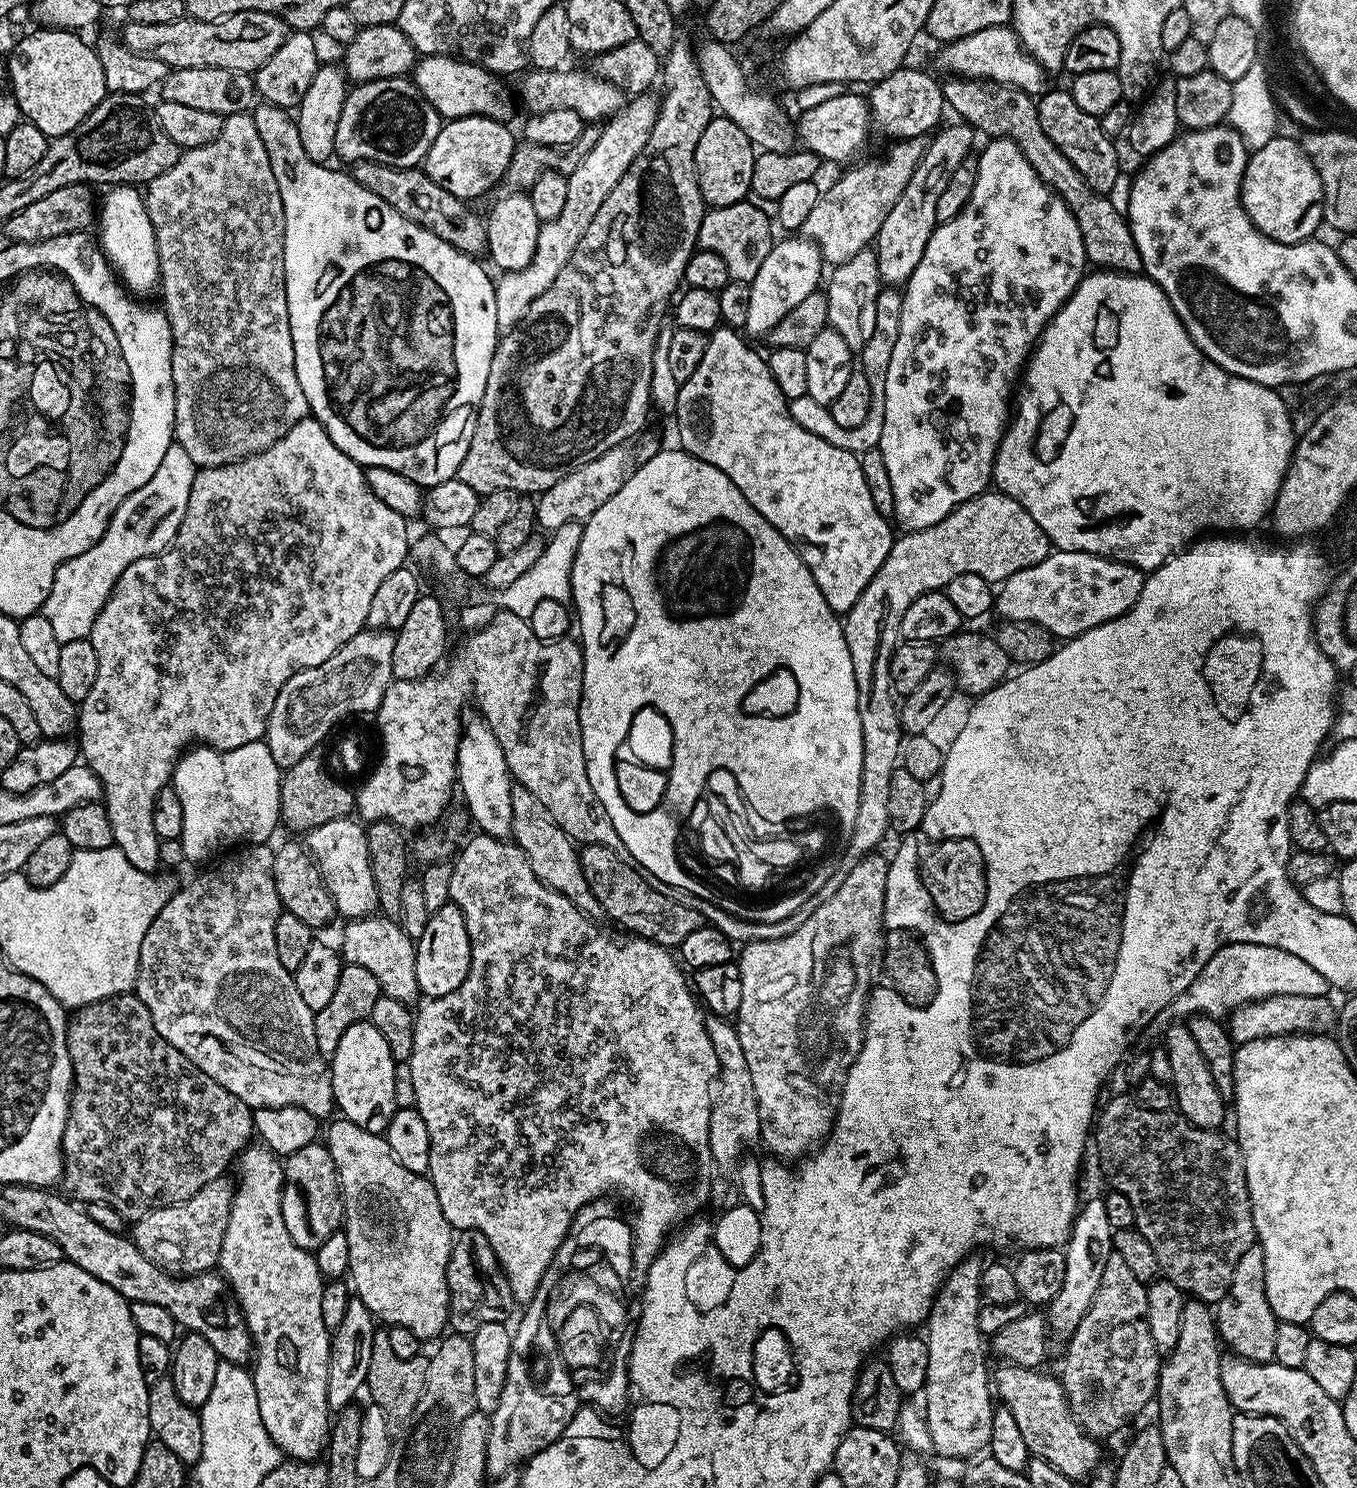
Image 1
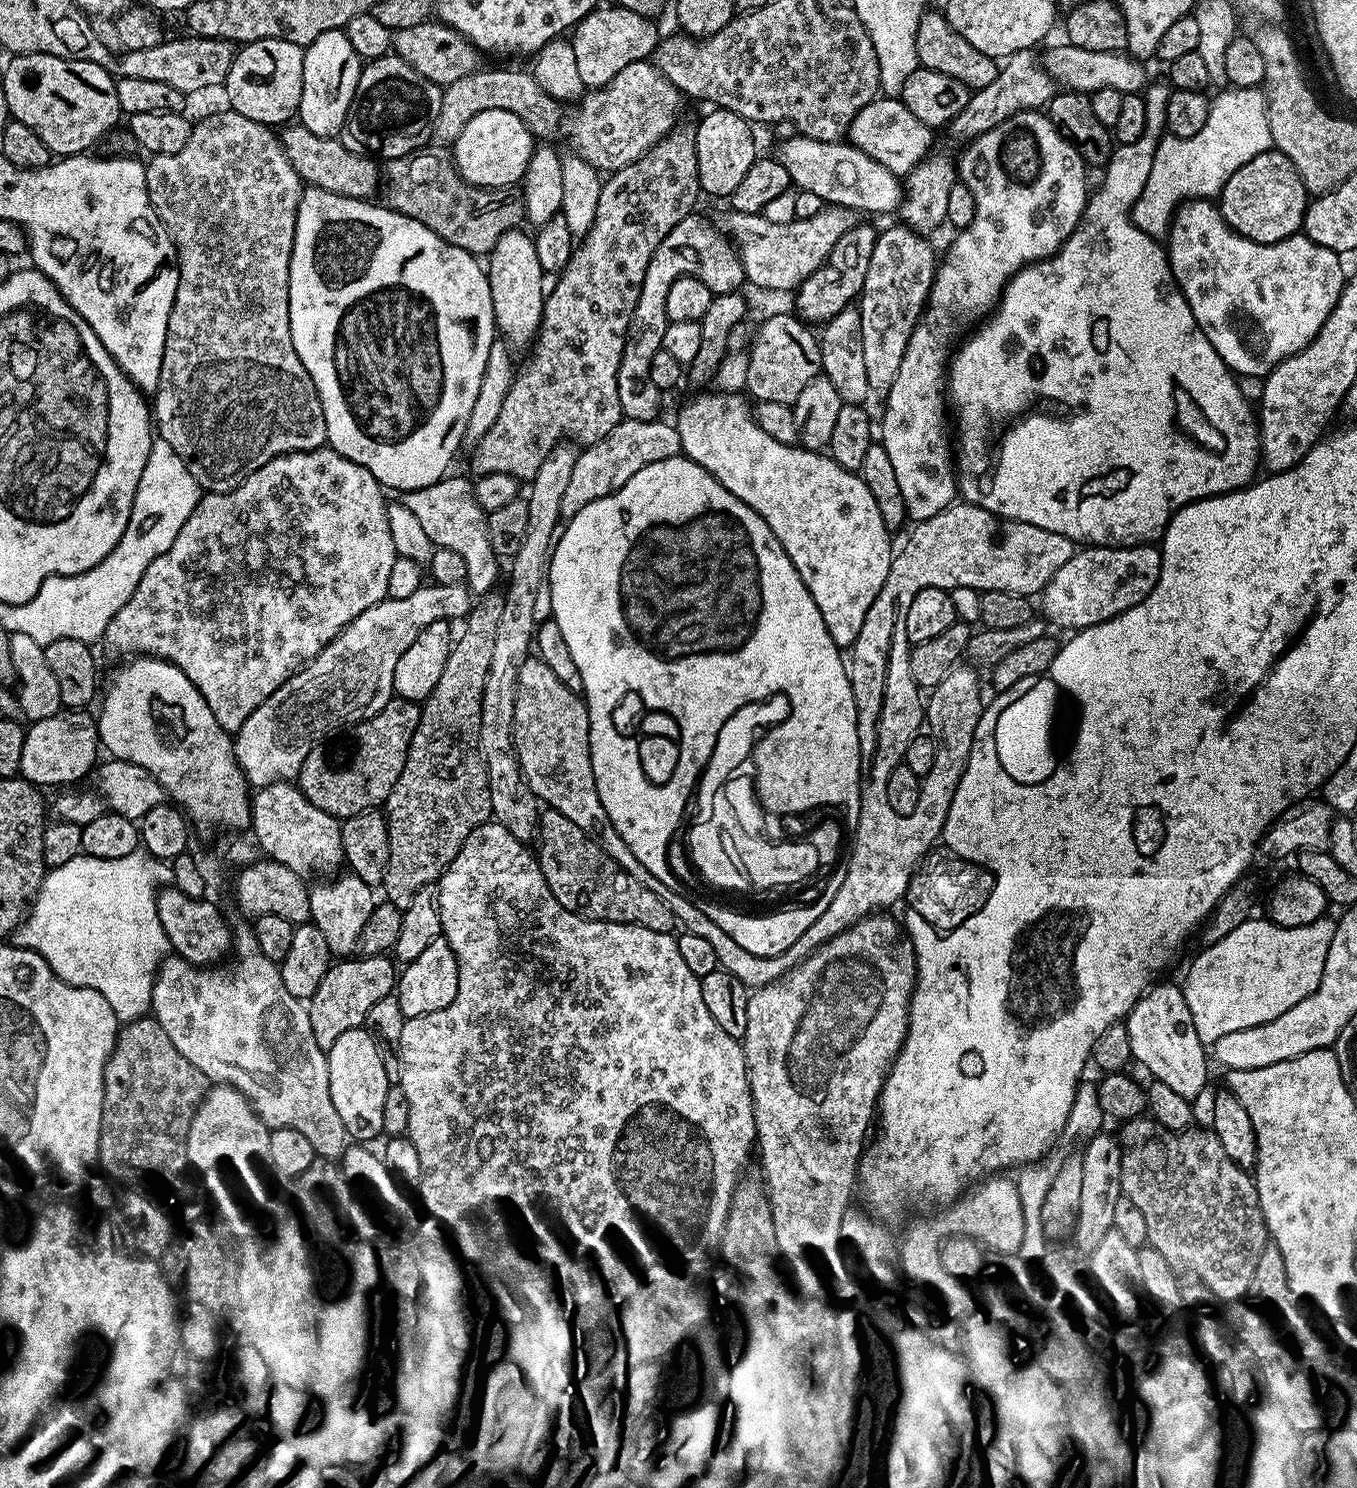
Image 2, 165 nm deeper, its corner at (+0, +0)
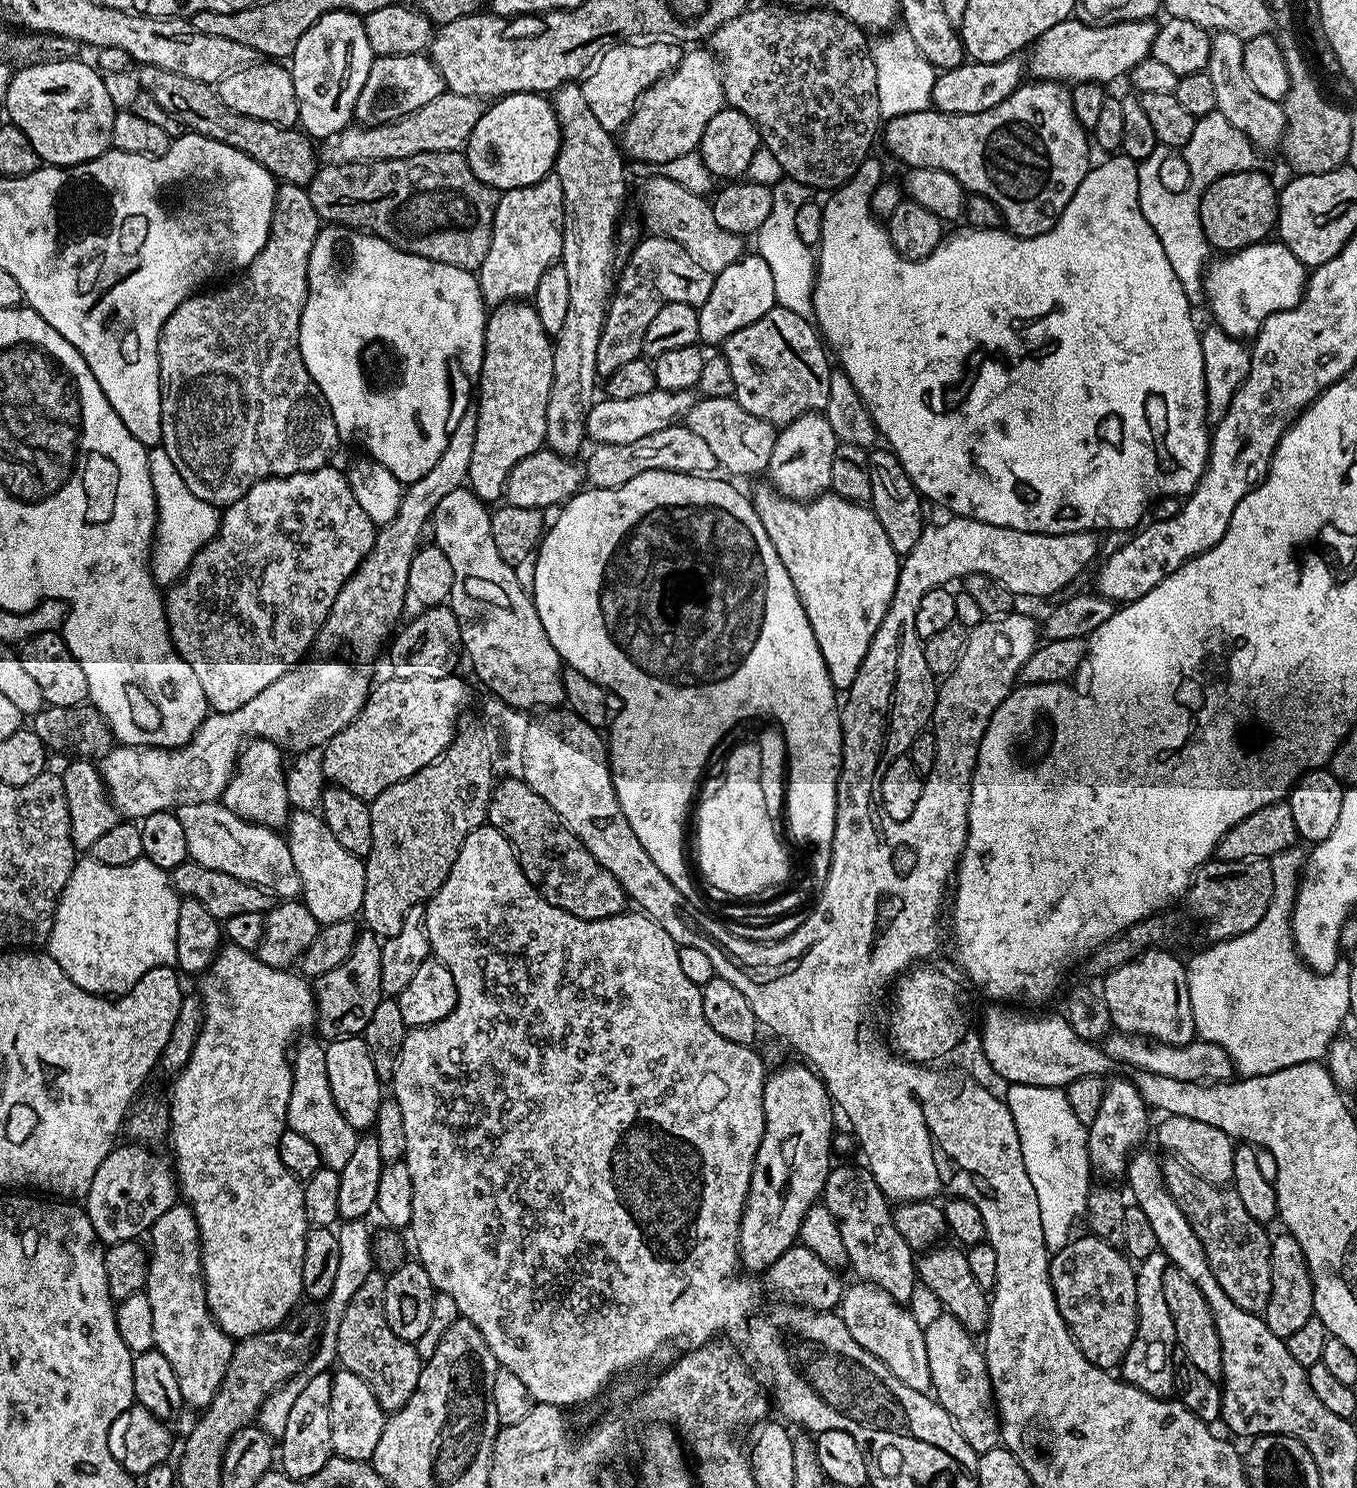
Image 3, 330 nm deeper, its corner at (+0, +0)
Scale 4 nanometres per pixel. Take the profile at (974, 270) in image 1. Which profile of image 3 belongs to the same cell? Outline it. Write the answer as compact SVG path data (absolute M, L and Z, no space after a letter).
M1055 80L1021 83L1010 98L978 114L946 114L929 110L895 116L883 125L882 144L883 140L902 163L908 164L909 169L946 170L954 174L969 193L990 198L1003 214L1007 231L1015 236L1046 234L1046 230L1054 227L1090 167L1090 136L1074 114L1072 88Z

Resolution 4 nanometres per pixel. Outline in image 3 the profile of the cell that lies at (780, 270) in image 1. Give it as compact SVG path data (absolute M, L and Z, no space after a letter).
M692 390L677 392L661 392L642 394L639 398L618 398L609 400L600 398L595 401L590 414L584 423L587 439L593 445L625 444L638 442L638 438L646 438L646 434L654 434L654 430L666 430L672 424L679 424L697 402L698 396Z

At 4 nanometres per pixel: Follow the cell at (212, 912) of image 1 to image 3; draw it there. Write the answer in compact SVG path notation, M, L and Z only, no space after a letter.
M319 1039L302 1040L295 1045L294 1055L291 1057L292 1089L288 1099L287 1127L298 1134L306 1134L306 1138L310 1138L314 1146L318 1146L323 1167L339 1170L353 1156L358 1132L348 1125L346 1118L342 1118L334 1102L330 1078L326 1074L325 1045Z

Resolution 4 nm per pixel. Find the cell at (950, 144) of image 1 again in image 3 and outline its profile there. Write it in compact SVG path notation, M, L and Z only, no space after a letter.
M1069 18L1058 22L1058 26L1050 26L1037 38L1034 47L1031 49L1032 57L1029 55L1026 60L1026 72L1033 81L1055 80L1057 82L1071 82L1073 85L1094 82L1095 84L1111 85L1111 80L1119 76L1127 77L1133 68L1138 67L1142 61L1149 59L1152 51L1152 43L1156 37L1158 27L1155 19L1127 20L1117 24L1106 26L1090 26L1083 24L1081 20Z

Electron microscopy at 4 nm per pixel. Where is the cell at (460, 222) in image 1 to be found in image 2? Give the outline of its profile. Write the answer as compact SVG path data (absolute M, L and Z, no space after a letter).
M299 122L285 127L279 133L278 139L290 166L294 166L294 170L305 185L321 188L330 194L342 194L355 200L372 200L375 197L376 187L379 184L381 187L381 165L371 155L349 146L343 139L340 141L340 138L319 136L306 130Z

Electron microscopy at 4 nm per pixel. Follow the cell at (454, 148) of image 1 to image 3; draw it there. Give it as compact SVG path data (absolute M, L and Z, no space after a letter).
M515 92L485 107L468 139L466 155L470 170L483 184L507 190L530 186L549 175L555 169L559 149L560 127L551 99L535 92Z

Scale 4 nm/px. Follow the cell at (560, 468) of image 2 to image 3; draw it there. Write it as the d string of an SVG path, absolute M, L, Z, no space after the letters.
M576 82L563 84L556 89L551 102L560 127L560 149L556 155L554 175L562 182L564 195L564 245L560 254L566 270L566 282L570 282L570 306L566 309L566 322L552 345L554 378L550 382L550 402L546 406L544 439L551 451L557 452L560 456L575 457L576 451L586 444L584 423L598 396L596 393L598 338L602 334L604 313L610 299L610 285L614 280L612 255L616 252L616 219L620 216L620 203L624 200L624 191L627 190L628 184L624 181L625 157L613 133L607 132L598 123L598 118L594 118L580 84Z

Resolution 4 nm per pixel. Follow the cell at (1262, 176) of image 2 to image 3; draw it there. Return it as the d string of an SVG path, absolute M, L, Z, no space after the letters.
M1260 170L1231 172L1215 180L1200 198L1200 225L1204 231L1204 239L1209 249L1216 251L1217 248L1217 253L1220 254L1236 252L1240 248L1249 248L1252 244L1267 241L1277 227L1276 215L1279 209L1278 188L1277 185L1272 185L1270 177L1263 176Z

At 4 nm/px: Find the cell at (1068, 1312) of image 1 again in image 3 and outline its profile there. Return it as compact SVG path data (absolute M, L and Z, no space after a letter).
M1128 1080L1107 1081L1102 1106L1098 1106L1098 1115L1094 1122L1087 1125L1088 1129L1088 1162L1093 1173L1100 1178L1112 1178L1108 1176L1123 1177L1128 1170L1128 1157L1141 1147L1144 1135L1149 1135L1148 1115L1150 1109L1148 1103L1138 1094L1135 1083Z

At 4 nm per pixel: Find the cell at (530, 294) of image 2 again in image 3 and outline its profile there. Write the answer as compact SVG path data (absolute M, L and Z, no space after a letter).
M509 302L495 305L484 321L484 357L480 367L478 383L480 397L474 401L476 429L474 450L470 453L467 487L477 498L485 502L504 496L504 483L510 470L522 458L541 451L546 441L546 406L550 402L550 382L554 378L553 341L542 330L535 307L528 302Z

